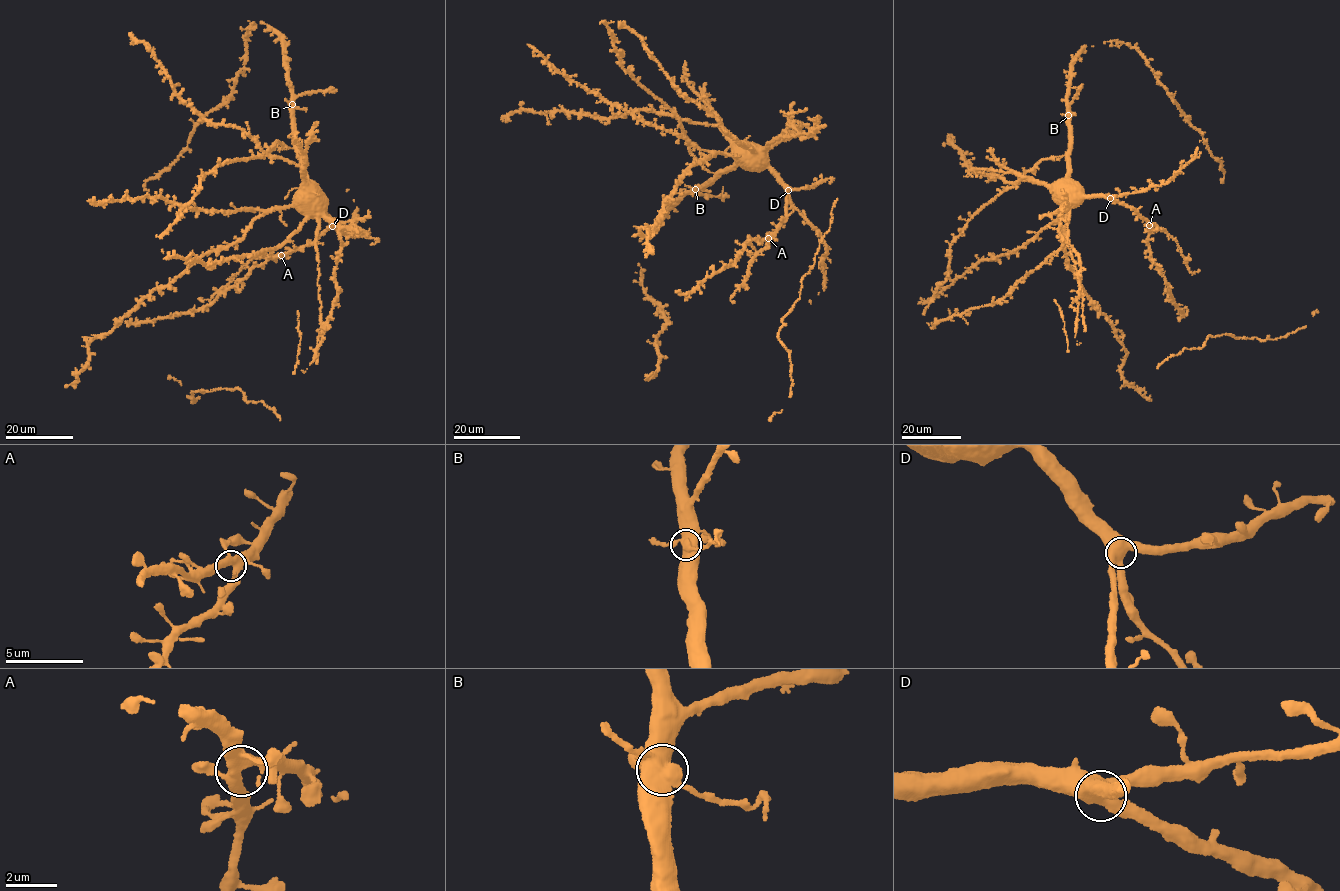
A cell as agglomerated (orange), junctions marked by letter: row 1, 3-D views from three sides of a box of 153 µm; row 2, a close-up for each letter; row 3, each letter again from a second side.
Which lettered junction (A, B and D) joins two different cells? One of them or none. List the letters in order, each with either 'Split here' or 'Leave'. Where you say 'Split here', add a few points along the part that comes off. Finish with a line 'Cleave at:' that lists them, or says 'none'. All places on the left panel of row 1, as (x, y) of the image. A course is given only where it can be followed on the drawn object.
A: Leave
B: Split here. Course of the part to remove: (292, 105), (307, 108)
D: Leave
Cleave at: B

